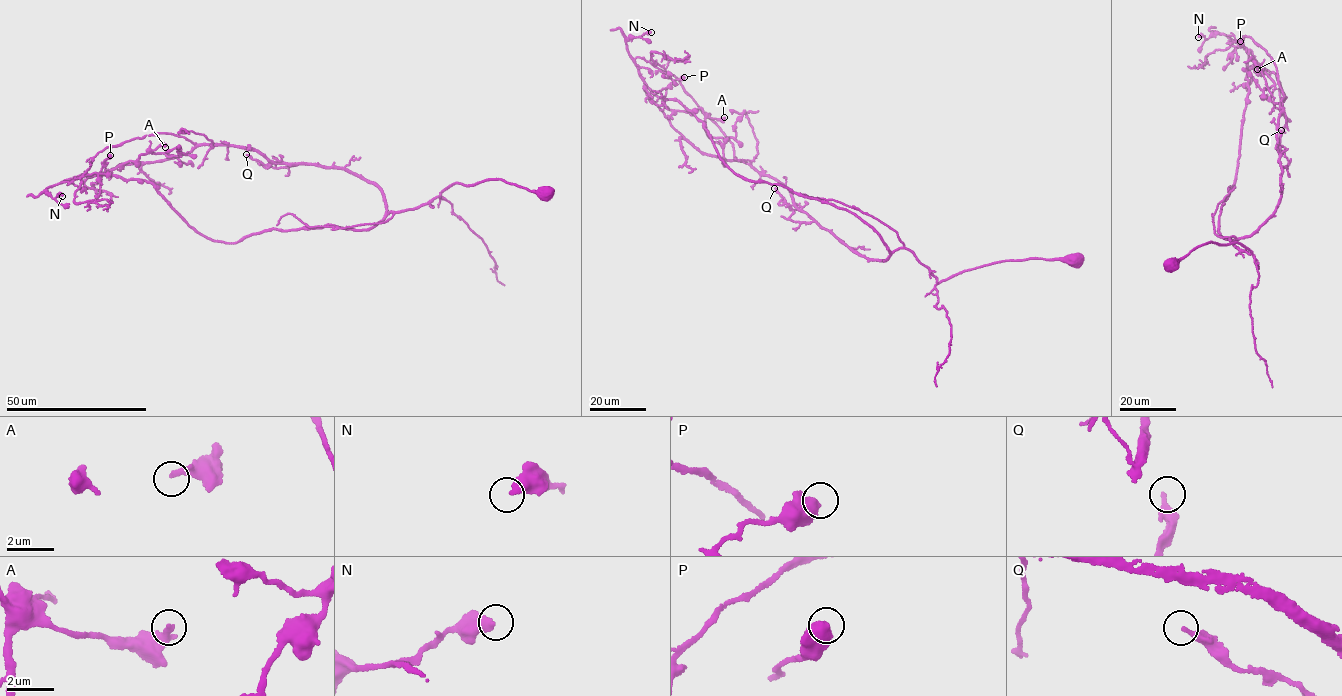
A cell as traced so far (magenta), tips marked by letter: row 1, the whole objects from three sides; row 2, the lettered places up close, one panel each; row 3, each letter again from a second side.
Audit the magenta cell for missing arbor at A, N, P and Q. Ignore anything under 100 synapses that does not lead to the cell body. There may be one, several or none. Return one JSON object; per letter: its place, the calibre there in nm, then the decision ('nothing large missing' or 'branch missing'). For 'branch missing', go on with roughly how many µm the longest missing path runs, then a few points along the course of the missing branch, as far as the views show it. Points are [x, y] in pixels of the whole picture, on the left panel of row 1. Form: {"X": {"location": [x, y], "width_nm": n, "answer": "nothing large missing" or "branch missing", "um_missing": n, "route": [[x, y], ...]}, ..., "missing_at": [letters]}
{"A": {"location": [165, 147], "width_nm": 180, "answer": "nothing large missing"}, "N": {"location": [62, 196], "width_nm": 380, "answer": "nothing large missing"}, "P": {"location": [110, 155], "width_nm": 650, "answer": "nothing large missing"}, "Q": {"location": [246, 154], "width_nm": 240, "answer": "nothing large missing"}, "missing_at": []}

